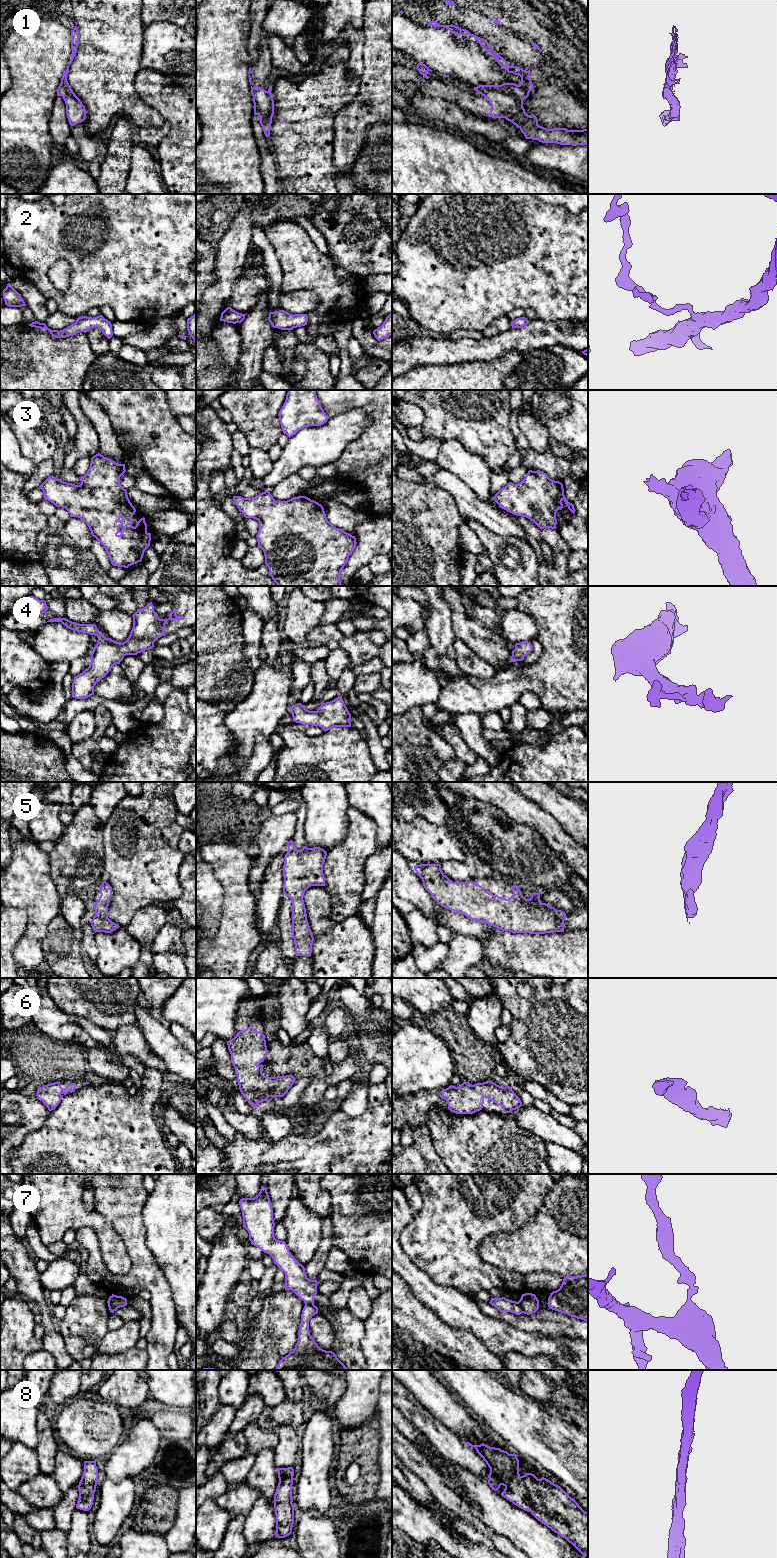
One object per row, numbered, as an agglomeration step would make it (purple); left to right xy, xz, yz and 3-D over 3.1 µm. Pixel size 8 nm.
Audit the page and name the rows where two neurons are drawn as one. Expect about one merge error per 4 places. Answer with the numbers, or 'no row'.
1, 7

